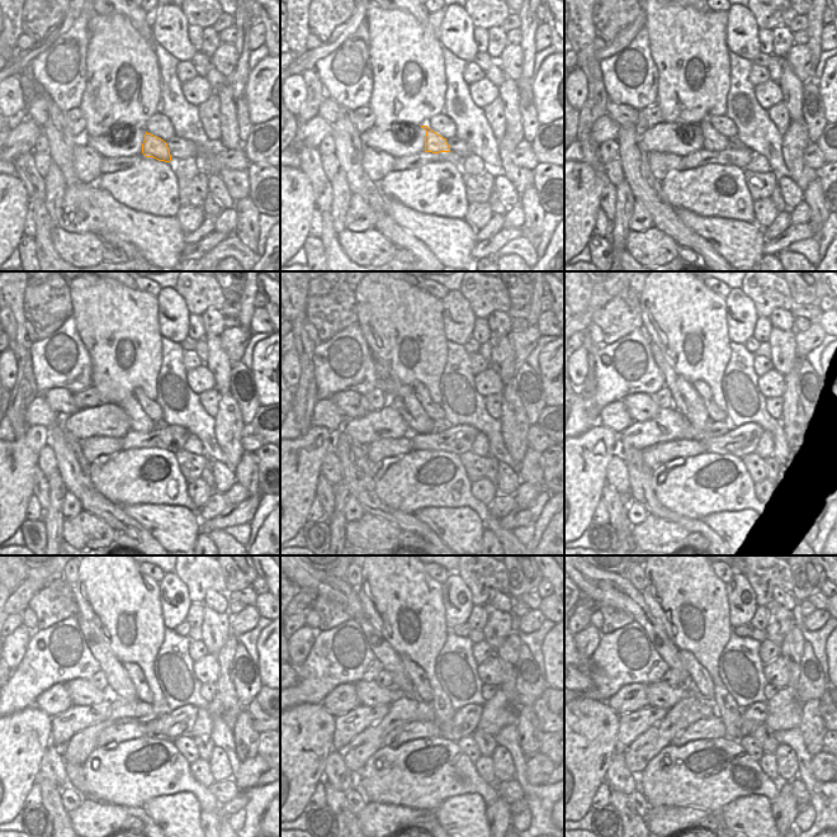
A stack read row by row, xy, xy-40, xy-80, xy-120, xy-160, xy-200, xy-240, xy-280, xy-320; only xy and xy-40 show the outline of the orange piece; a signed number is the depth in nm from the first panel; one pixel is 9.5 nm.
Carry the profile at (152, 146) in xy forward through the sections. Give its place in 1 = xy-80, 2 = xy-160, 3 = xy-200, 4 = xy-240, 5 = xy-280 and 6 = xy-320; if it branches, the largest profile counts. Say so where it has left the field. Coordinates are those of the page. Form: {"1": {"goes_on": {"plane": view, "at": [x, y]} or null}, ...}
{"1": {"goes_on": {"plane": "xy-80", "at": [713, 141]}}, "2": {"goes_on": {"plane": "xy-160", "at": [402, 397]}}, "3": {"goes_on": {"plane": "xy-200", "at": [686, 400]}}, "4": {"goes_on": {"plane": "xy-240", "at": [121, 686]}}, "5": {"goes_on": {"plane": "xy-280", "at": [329, 586]}}, "6": {"goes_on": {"plane": "xy-320", "at": [603, 587]}}}

